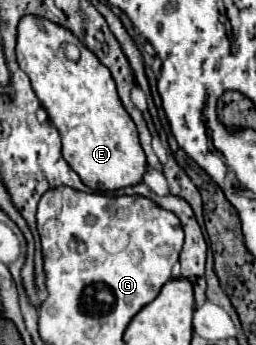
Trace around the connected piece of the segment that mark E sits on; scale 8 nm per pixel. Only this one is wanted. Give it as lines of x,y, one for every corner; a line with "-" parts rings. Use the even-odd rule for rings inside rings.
24,16
24,20
20,20
16,58
20,68
28,74
50,122
60,132
64,160
80,180
96,192
114,192
140,184
146,172
146,156
138,140
136,124
124,110
108,68
104,68
72,32
36,16
-
64,42
80,46
78,62
70,62
64,56

